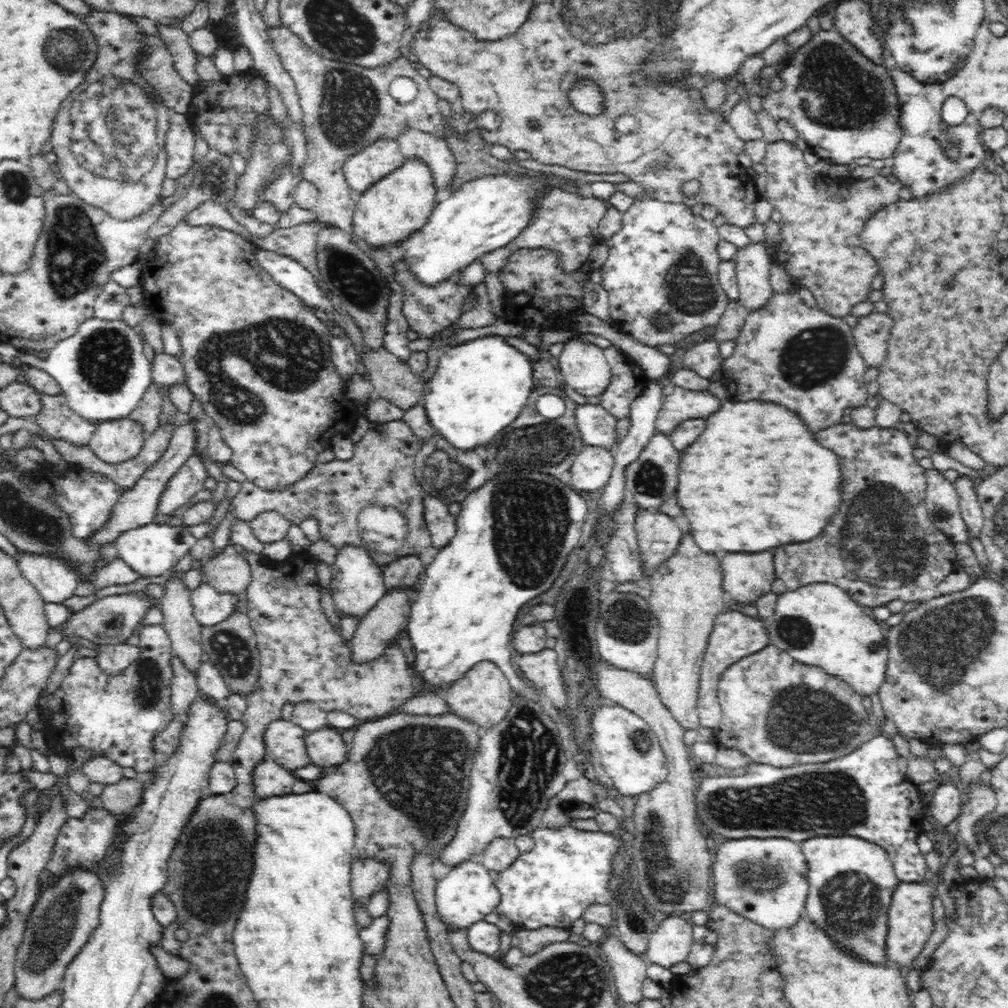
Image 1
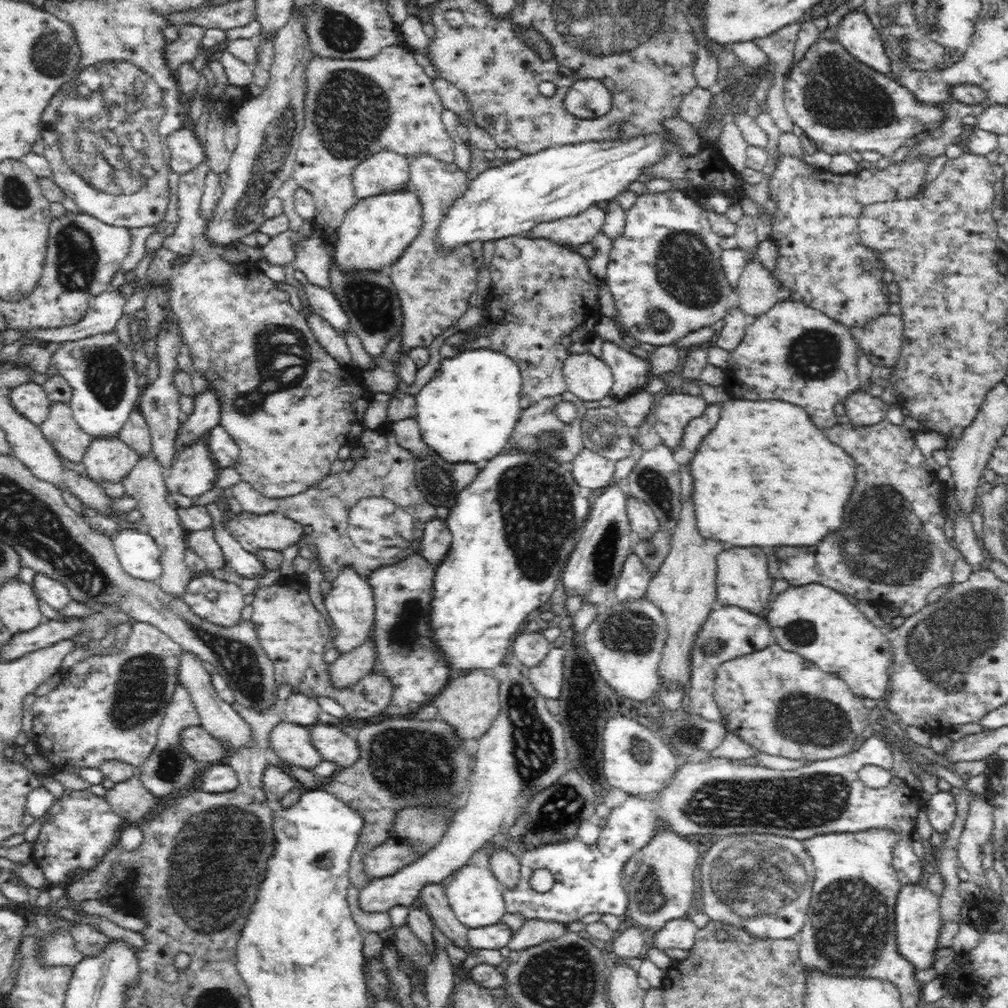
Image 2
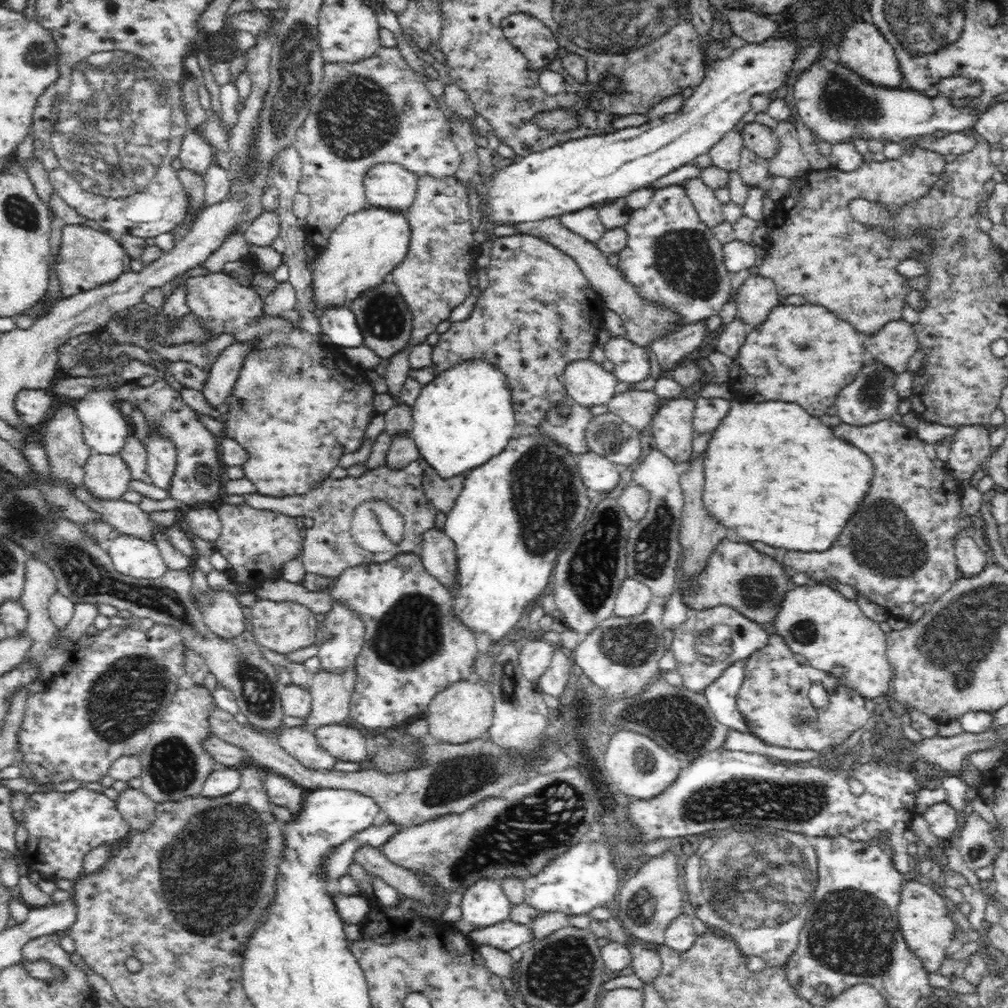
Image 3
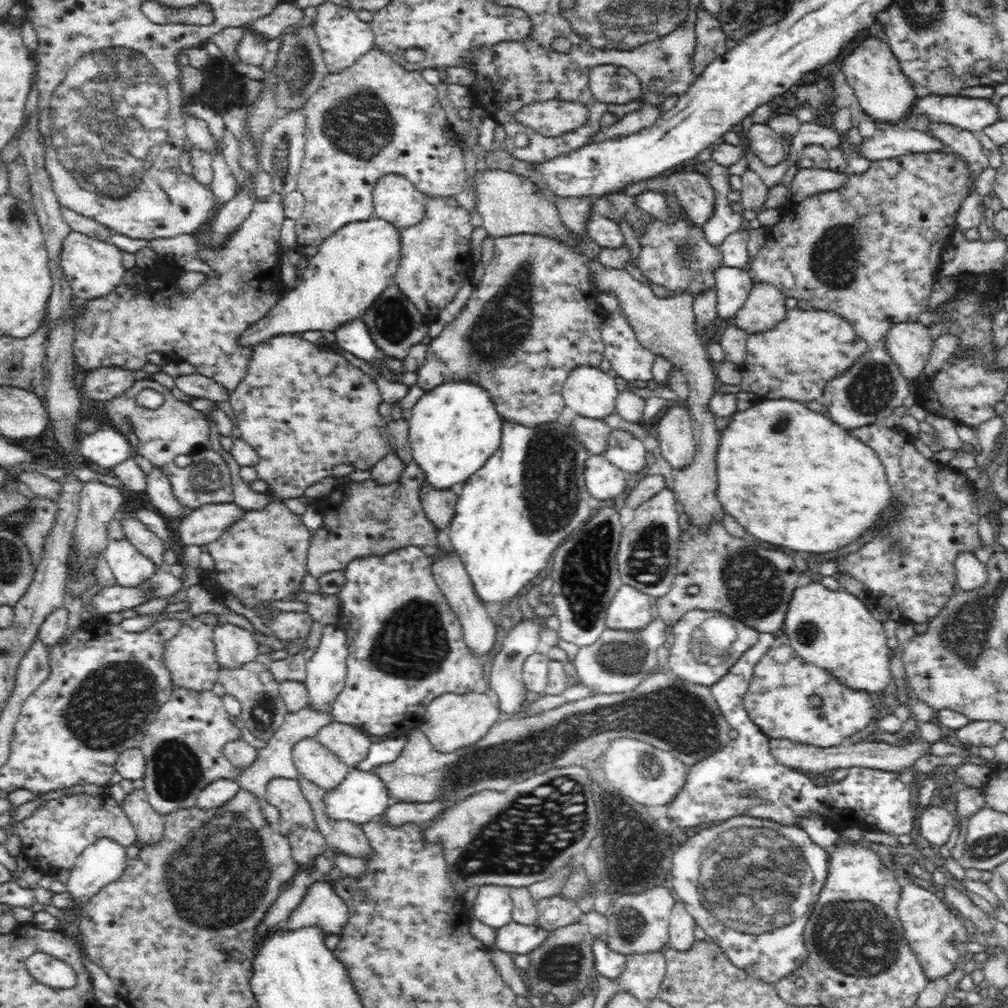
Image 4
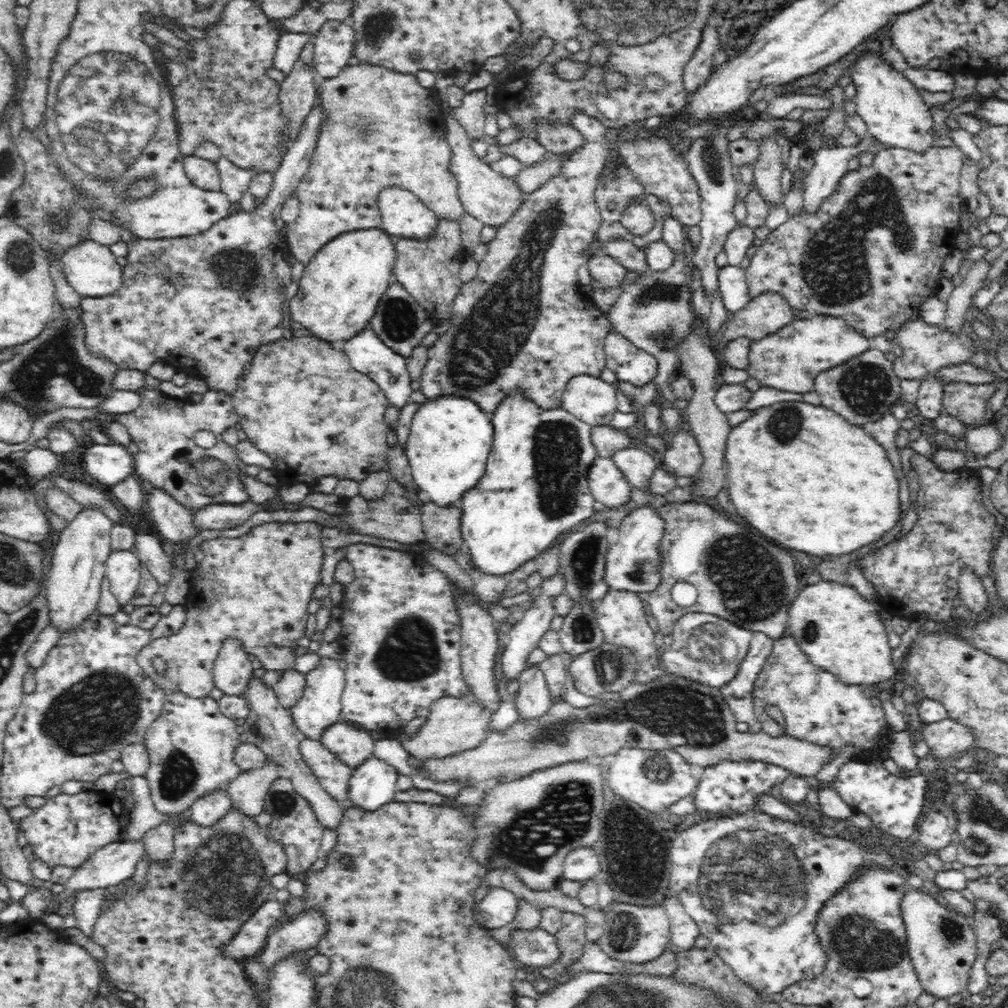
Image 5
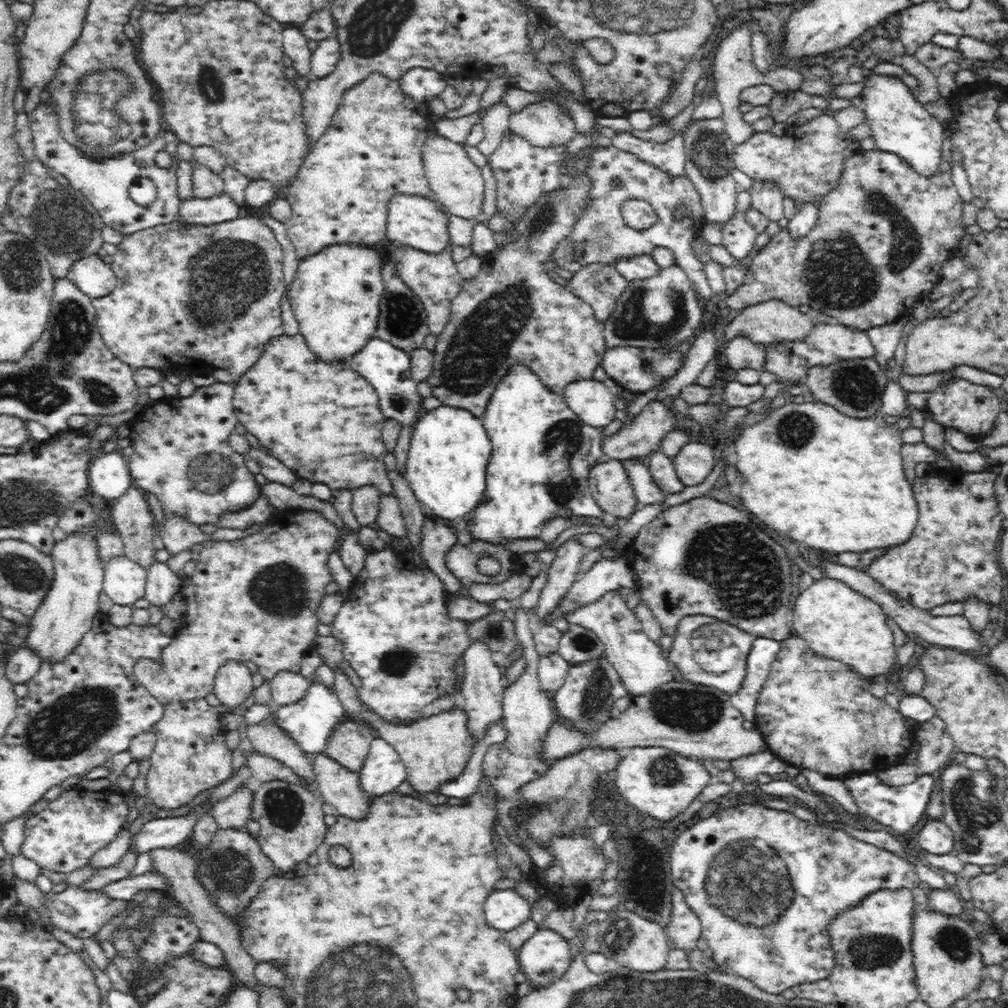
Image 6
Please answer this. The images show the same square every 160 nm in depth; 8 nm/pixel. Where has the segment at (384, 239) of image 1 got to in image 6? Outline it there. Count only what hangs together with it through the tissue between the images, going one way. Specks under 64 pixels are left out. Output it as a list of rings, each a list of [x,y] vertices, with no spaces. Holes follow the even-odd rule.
[[[334,244],[301,259],[290,285],[289,302],[308,347],[324,361],[346,360],[375,334],[385,290],[382,266],[386,258],[370,245]]]

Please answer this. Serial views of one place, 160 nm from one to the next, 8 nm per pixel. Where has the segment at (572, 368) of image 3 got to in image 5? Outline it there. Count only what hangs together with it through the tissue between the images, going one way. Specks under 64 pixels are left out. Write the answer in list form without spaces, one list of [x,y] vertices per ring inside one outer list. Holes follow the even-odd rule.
[[[596,375],[572,377],[563,390],[561,408],[592,426],[608,425],[618,408],[616,388]]]

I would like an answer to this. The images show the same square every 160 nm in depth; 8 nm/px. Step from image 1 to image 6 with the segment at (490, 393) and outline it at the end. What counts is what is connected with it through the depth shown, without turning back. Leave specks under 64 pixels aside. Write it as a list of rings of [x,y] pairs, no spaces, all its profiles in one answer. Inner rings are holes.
[[[438,406],[424,411],[412,427],[405,474],[415,498],[424,508],[446,520],[469,515],[486,486],[487,465],[493,445],[482,416],[464,407]]]

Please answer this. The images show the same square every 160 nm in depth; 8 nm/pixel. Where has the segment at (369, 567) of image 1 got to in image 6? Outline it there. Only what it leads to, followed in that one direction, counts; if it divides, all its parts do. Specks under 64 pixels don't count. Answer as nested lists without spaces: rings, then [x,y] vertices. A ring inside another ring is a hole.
[[[318,680],[309,684],[304,698],[292,704],[277,707],[277,720],[279,726],[288,730],[288,735],[294,737],[294,741],[308,754],[322,753],[325,750],[326,741],[330,738],[332,731],[343,722],[342,718],[348,716],[344,705],[340,702],[338,691],[332,686],[326,686]]]

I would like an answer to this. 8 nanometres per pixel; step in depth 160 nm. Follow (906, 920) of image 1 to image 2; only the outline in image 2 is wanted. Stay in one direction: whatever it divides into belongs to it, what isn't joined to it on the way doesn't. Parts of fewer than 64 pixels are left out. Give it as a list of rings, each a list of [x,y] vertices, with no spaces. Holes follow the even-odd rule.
[[[925,882],[902,885],[895,902],[895,922],[898,955],[908,961],[916,971],[932,968],[938,950],[937,938],[942,928],[939,896],[931,891]]]

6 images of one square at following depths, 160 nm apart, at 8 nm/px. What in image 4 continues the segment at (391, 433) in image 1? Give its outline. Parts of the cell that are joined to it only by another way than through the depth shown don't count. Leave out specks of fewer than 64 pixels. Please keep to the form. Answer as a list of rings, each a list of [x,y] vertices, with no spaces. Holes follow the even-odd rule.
[[[414,461],[407,464],[405,471],[403,478],[390,484],[380,484],[372,478],[364,482],[338,483],[330,493],[320,494],[320,498],[310,503],[311,506],[316,507],[316,514],[320,514],[320,528],[311,534],[307,550],[306,566],[309,575],[317,579],[330,572],[344,571],[345,566],[356,558],[386,556],[408,546],[417,546],[426,550],[436,548],[437,528],[425,514],[420,499],[420,487],[426,481],[426,474]],[[370,522],[378,522],[376,526],[382,526],[382,528],[370,527]],[[380,534],[384,534],[384,538],[380,538]]]

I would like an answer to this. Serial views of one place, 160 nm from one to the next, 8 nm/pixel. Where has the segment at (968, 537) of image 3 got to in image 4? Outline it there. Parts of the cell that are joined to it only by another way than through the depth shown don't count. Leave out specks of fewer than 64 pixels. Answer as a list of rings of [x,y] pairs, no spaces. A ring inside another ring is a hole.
[[[975,551],[959,552],[955,558],[957,589],[964,591],[982,588],[987,581],[987,569],[984,562],[978,560]]]

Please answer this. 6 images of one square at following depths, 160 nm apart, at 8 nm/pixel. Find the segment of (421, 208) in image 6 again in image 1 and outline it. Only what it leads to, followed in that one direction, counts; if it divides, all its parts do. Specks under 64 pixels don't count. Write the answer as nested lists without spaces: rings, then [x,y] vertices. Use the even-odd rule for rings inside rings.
[[[378,137],[345,158],[343,173],[349,188],[355,190],[358,194],[362,194],[372,183],[380,180],[404,161],[405,156],[399,149],[399,144],[393,138]]]

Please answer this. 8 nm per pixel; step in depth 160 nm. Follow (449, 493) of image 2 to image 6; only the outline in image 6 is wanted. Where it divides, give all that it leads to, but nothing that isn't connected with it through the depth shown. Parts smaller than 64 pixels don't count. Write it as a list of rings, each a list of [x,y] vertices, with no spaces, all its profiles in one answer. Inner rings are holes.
[[[425,518],[421,528],[419,554],[439,578],[442,578],[447,592],[456,592],[464,585],[446,567],[446,554],[458,544],[458,526],[444,518]]]

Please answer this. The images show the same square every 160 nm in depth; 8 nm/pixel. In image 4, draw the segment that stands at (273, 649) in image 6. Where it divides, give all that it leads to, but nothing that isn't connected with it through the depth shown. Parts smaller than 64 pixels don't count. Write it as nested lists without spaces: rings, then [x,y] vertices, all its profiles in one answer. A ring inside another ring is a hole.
[[[274,500],[266,504],[262,510],[243,510],[238,520],[230,523],[220,535],[219,539],[207,545],[208,553],[214,561],[212,570],[205,570],[201,578],[202,586],[215,592],[220,597],[228,592],[255,612],[258,616],[274,611],[268,607],[268,602],[293,600],[291,594],[295,590],[302,590],[302,579],[308,574],[307,550],[311,541],[310,530],[304,525],[300,515],[292,513],[281,500]],[[198,614],[183,622],[178,636],[174,636],[164,646],[163,666],[168,667],[172,675],[172,683],[176,687],[186,687],[196,691],[212,690],[217,682],[217,668],[215,644],[213,643],[213,626],[222,621],[218,615]]]

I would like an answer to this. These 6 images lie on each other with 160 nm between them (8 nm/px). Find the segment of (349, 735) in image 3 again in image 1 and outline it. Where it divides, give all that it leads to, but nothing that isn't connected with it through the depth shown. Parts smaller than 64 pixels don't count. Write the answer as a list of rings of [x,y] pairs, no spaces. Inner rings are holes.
[[[335,728],[306,732],[304,742],[310,765],[333,770],[346,760],[348,746]]]

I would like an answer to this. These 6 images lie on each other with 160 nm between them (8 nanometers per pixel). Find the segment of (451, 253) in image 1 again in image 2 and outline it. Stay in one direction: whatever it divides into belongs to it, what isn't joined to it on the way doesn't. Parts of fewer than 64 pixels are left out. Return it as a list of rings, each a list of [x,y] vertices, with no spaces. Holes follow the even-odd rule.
[[[648,134],[648,136],[641,138],[632,138],[632,140],[606,140],[606,142],[602,140],[600,142],[584,142],[584,144],[568,144],[566,146],[553,147],[548,150],[540,150],[540,152],[536,152],[536,154],[524,155],[512,162],[484,170],[484,172],[478,174],[476,178],[468,181],[465,191],[458,198],[453,200],[452,206],[449,206],[449,209],[443,214],[439,227],[437,228],[437,250],[441,250],[441,252],[445,252],[445,254],[450,254],[450,252],[454,252],[454,250],[458,250],[458,248],[471,246],[473,243],[480,243],[483,245],[486,244],[486,242],[494,242],[494,240],[502,241],[506,238],[521,237],[522,232],[528,232],[533,226],[540,224],[540,222],[550,222],[551,220],[564,218],[565,216],[578,214],[586,210],[590,205],[596,205],[603,200],[612,201],[622,191],[628,190],[628,186],[638,180],[641,175],[641,170],[646,165],[657,161],[663,155],[666,147],[667,138],[663,140],[661,136],[655,136],[655,134]]]

